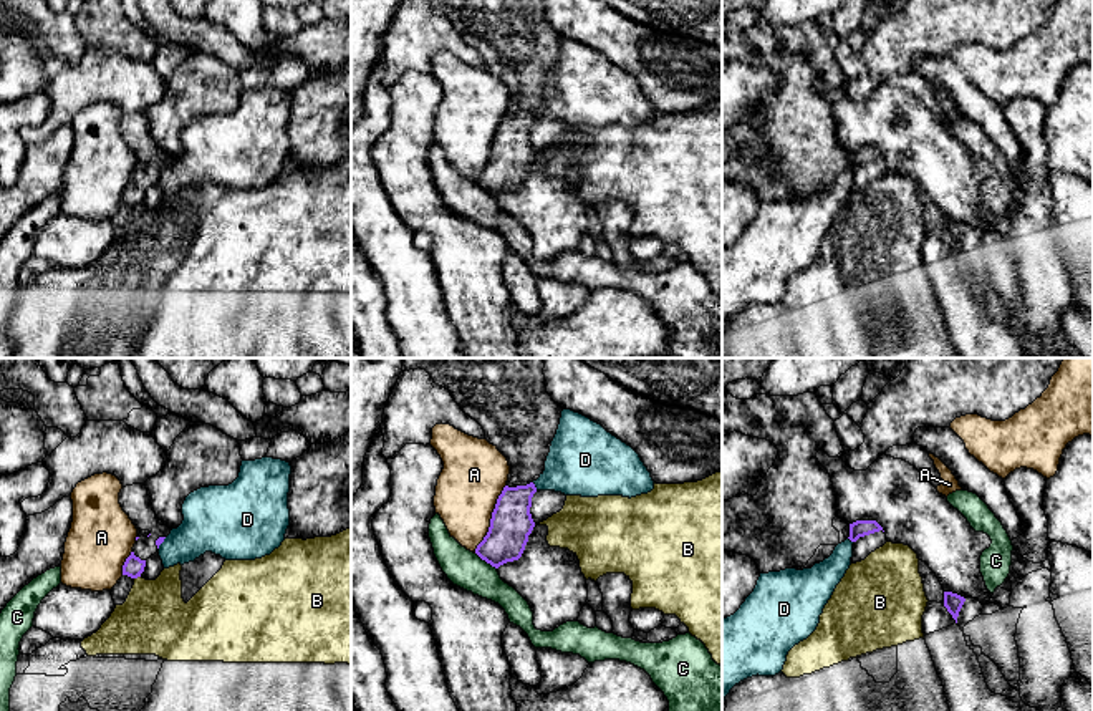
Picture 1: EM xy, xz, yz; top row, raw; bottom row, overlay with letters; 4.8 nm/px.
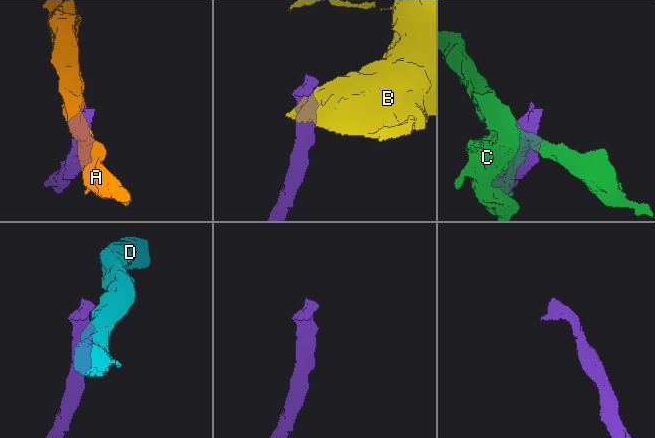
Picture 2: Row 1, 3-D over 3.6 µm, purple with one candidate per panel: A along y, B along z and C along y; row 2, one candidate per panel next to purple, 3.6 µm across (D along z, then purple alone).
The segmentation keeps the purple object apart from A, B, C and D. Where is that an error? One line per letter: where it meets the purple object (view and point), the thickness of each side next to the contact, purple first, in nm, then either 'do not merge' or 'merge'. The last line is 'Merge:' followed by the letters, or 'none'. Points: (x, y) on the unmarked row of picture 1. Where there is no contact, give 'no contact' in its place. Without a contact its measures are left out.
A: contact xz (491, 148); calibres 200 and 320 nm; do not merge
B: contact xy (136, 206); calibres 100 and 340 nm; do not merge
C: contact xz (486, 189); calibres 200 and 180 nm; do not merge
D: contact xz (534, 115); calibres 200 and 300 nm; do not merge
Merge: none

